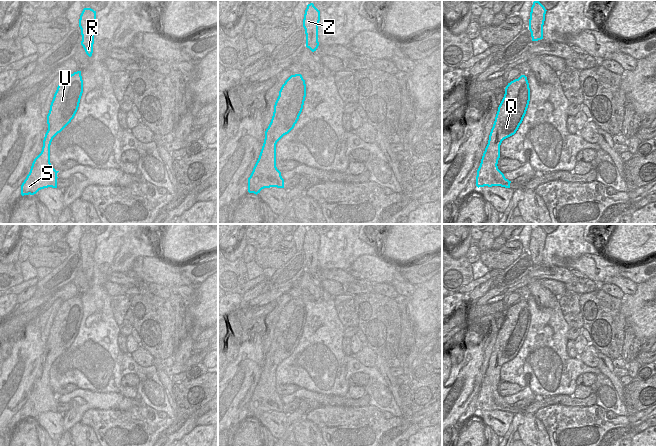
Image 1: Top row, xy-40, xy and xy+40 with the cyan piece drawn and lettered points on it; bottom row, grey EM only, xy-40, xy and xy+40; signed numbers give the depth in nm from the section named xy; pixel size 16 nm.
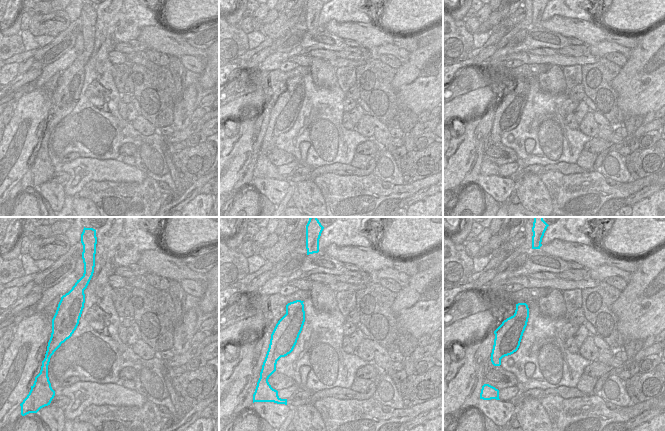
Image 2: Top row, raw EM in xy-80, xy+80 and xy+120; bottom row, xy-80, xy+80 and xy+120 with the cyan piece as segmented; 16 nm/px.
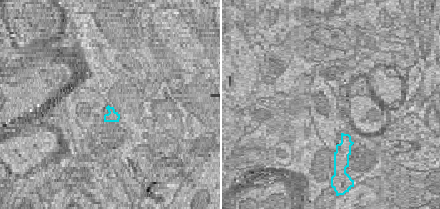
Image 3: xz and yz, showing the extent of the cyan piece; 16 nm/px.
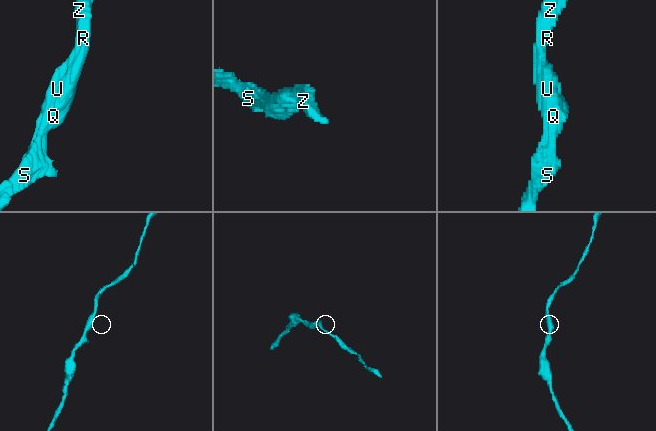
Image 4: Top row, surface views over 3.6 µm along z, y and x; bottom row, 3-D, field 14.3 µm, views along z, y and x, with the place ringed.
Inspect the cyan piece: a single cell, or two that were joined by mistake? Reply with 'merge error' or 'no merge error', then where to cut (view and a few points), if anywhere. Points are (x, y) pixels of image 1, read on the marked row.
no merge error | no cut

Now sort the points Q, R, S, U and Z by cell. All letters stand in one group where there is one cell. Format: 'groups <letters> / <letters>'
groups Q R S U Z

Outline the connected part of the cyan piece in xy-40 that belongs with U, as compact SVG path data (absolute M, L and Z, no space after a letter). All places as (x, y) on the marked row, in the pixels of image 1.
M81 71L74 72L71 75L63 77L57 90L54 94L50 105L50 110L47 115L48 130L43 140L43 147L41 153L34 159L30 172L21 185L21 195L34 195L39 190L52 187L57 188L57 173L50 163L50 145L53 138L60 133L74 118L80 103L83 93L83 80Z

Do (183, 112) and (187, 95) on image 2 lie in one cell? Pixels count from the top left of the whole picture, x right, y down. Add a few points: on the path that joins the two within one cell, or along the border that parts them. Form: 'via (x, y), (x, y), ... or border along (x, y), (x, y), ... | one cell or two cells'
via (185, 108), (187, 99) | one cell

